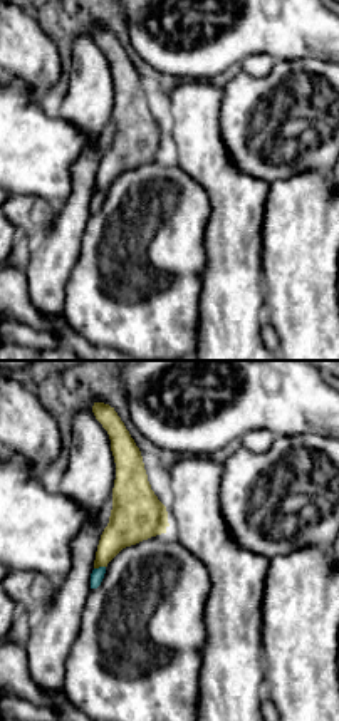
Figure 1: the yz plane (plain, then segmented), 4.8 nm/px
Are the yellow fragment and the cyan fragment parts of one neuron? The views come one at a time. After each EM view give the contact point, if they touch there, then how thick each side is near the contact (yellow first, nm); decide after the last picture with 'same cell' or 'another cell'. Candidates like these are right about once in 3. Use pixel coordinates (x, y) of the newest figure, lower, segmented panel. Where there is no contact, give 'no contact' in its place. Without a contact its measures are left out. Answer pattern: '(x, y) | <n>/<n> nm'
(99, 565) | 200/60 nm

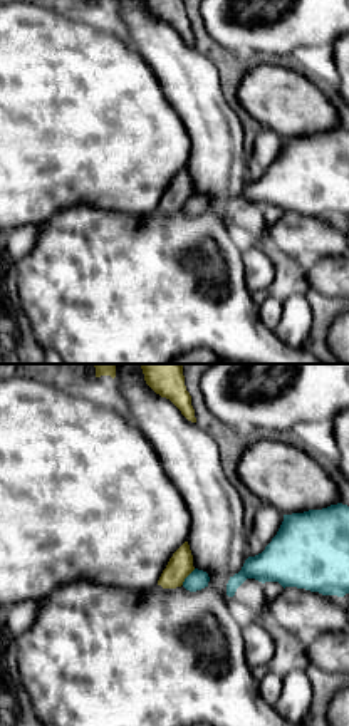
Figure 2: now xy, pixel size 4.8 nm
(187, 575) | 120/90 nm

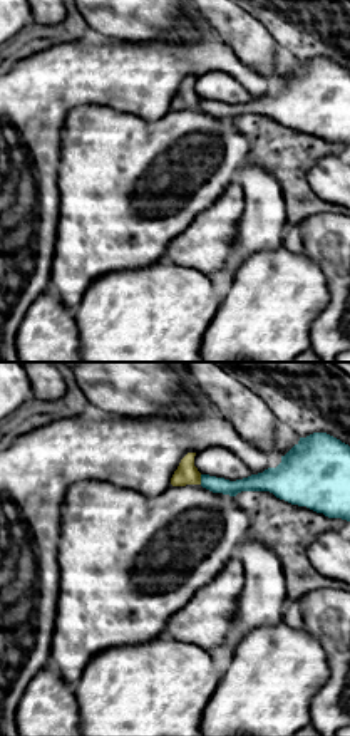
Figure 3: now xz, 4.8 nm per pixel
(200, 480) | 110/80 nm

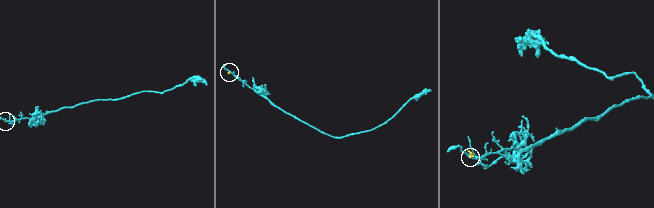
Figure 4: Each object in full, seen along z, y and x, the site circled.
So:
another cell

